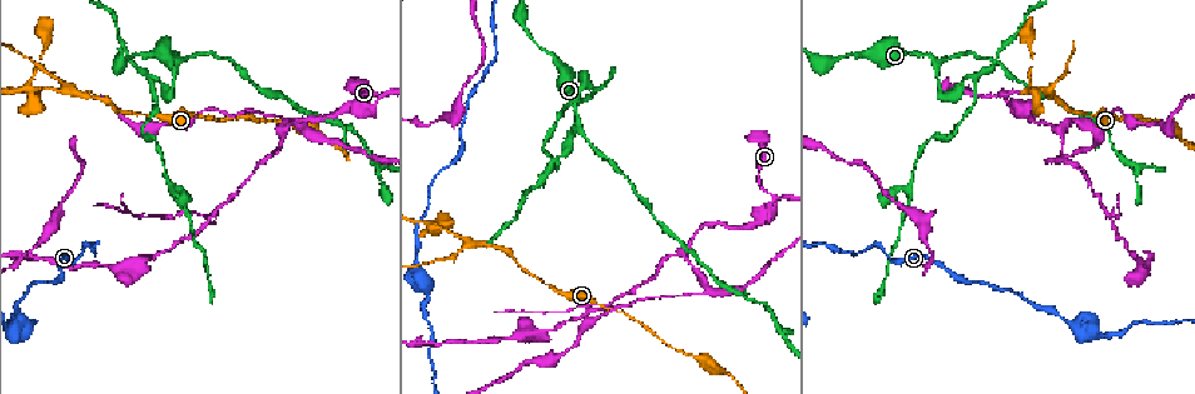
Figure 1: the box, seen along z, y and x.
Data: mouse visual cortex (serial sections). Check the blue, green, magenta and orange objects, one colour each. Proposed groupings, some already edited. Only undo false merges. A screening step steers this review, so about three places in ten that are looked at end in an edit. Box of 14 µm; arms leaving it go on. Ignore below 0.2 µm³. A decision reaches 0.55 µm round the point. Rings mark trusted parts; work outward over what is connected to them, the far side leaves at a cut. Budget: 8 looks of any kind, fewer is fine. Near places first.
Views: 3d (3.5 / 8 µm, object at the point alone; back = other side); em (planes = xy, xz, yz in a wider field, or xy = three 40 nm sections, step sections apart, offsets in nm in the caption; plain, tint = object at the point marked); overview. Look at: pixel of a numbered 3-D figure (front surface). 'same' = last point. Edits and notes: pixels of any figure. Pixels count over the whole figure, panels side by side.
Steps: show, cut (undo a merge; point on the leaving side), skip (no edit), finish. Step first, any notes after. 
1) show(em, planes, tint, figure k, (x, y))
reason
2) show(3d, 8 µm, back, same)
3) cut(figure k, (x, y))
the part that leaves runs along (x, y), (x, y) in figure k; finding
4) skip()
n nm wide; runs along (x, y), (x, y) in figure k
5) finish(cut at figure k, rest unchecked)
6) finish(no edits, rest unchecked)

show(3d, 3.5 µm, figure 1, (1050, 89))
arms part here

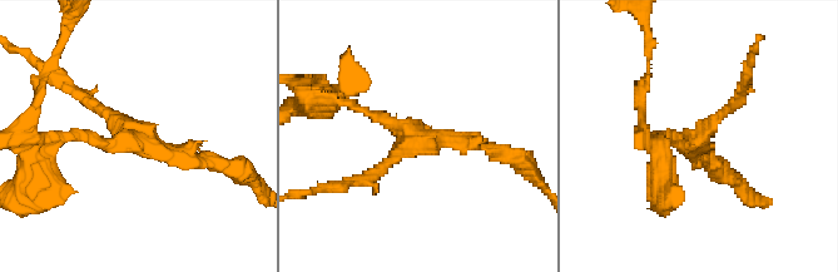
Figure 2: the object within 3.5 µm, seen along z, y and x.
show(em, xy, step 2, tint, figure 2, (424, 138))
3 arms; arms of 150, 150, 200 nm

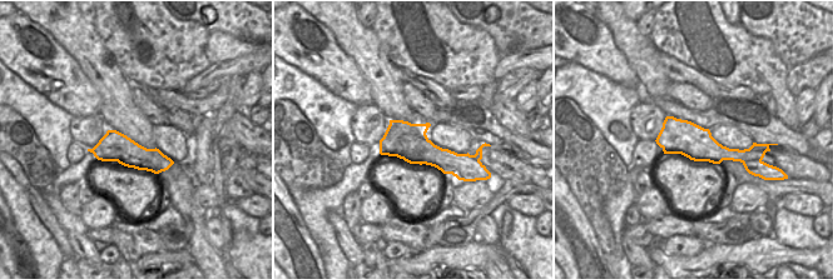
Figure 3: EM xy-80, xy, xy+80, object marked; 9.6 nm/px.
cut(figure 2, (98, 108))
border along (672, 140), (694, 138), (700, 160) in figure 3; two cells meet here

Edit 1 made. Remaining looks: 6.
show(3d, 8 µm, back, figure 1, (577, 122))
two arms in line, one across

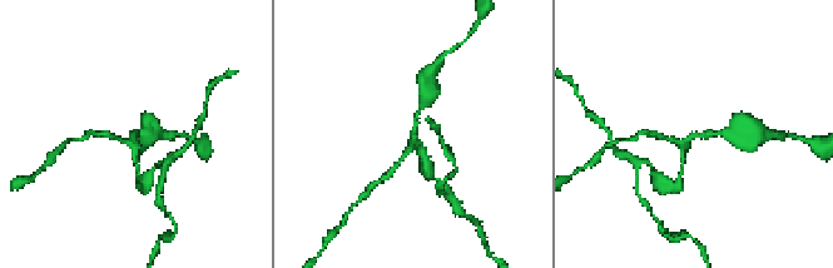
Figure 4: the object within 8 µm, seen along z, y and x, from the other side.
show(3d, 3.5 µm, figure 4, (690, 136))

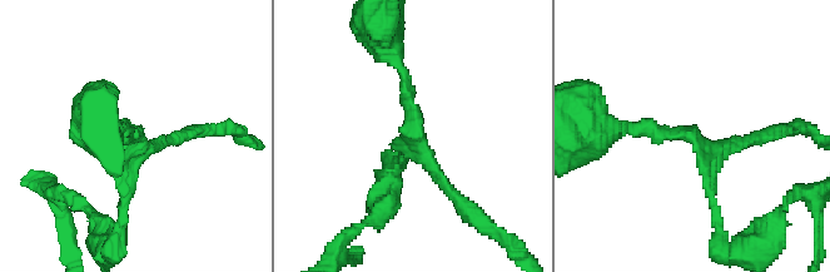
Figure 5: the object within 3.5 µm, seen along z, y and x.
show(em, xy, step 3, tint, figure 5, (410, 131))
need the tissue

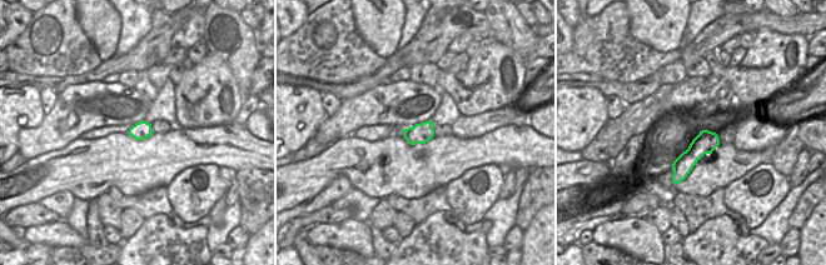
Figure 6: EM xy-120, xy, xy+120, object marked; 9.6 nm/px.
skip()
200 nm wide; runs along (614, 128), (687, 136), (716, 212) in figure 5; one cell here

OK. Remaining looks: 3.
show(3d, 3.5 µm, figure 1, (375, 92))
sudden change in width

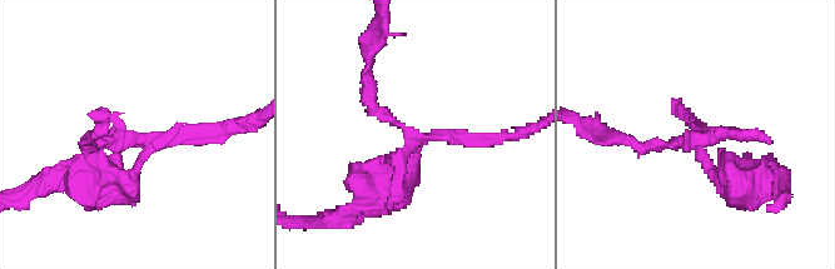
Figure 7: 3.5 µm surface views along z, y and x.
show(em, xy, step 2, tint, figure 7, (697, 139))

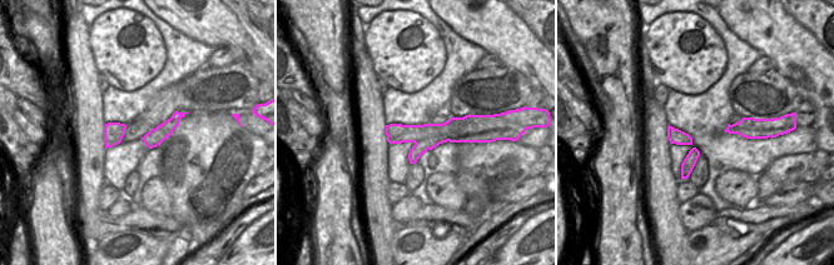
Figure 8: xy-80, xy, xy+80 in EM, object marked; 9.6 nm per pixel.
cut(figure 7, (115, 159))
the part that leaves runs along (144, 152), (129, 179), (68, 175) in figure 7; a second cell is stuck on

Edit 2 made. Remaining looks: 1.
finish(cut at figure 2, cut at figure 7, rest unchecked)

